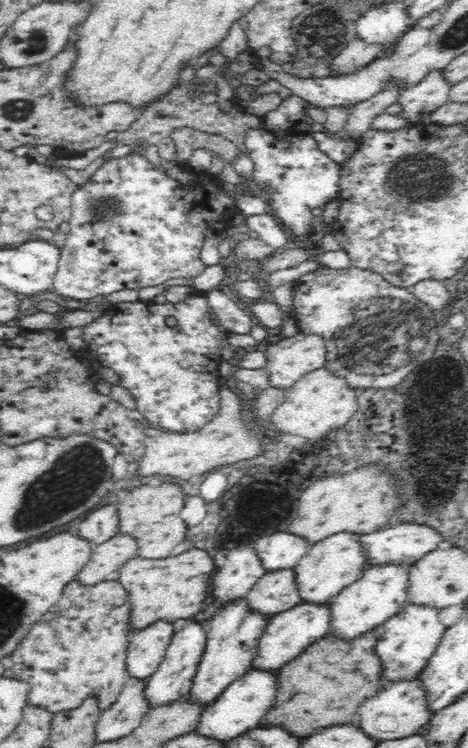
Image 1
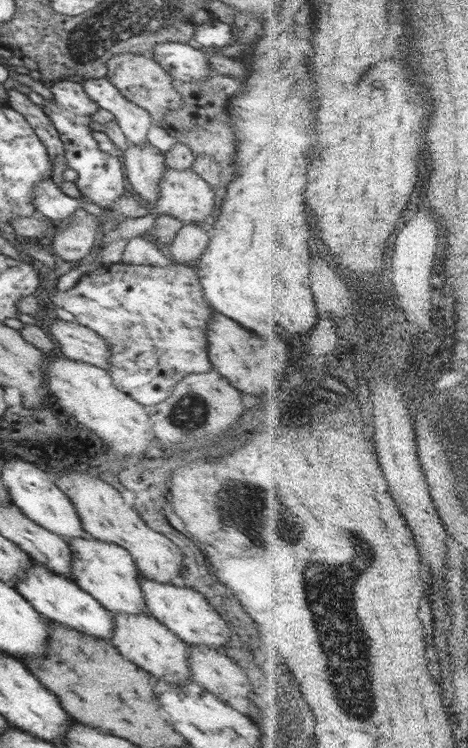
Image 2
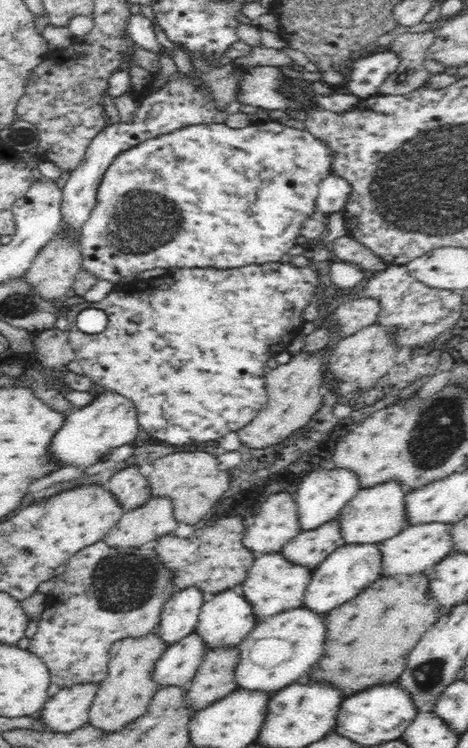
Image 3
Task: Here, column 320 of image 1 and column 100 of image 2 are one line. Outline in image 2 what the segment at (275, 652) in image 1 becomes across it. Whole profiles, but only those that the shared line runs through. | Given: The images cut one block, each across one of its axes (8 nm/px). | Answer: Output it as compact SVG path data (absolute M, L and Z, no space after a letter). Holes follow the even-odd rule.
M32 561L29 569L25 570L14 587L40 614L48 616L50 620L68 624L70 628L78 628L80 632L90 634L94 638L110 641L114 630L112 613L91 594L84 592L74 580L56 574L48 567Z

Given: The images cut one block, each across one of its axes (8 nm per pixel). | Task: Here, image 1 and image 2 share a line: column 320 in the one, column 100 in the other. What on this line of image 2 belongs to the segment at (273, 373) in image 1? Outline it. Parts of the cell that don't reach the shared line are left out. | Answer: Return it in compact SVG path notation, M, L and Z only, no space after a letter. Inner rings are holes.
M56 319L50 327L51 337L56 338L65 357L108 370L109 346L104 338L76 322Z

